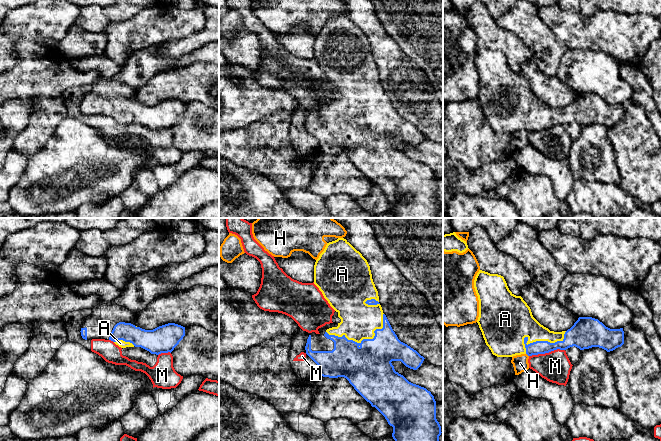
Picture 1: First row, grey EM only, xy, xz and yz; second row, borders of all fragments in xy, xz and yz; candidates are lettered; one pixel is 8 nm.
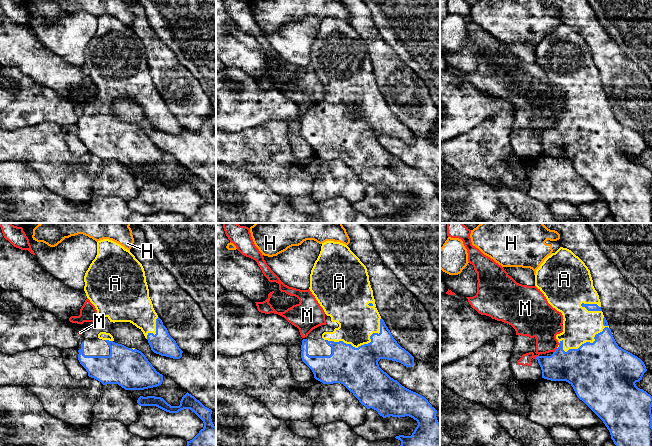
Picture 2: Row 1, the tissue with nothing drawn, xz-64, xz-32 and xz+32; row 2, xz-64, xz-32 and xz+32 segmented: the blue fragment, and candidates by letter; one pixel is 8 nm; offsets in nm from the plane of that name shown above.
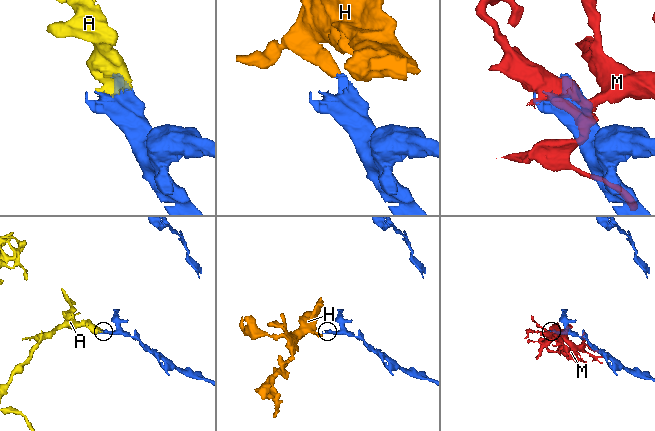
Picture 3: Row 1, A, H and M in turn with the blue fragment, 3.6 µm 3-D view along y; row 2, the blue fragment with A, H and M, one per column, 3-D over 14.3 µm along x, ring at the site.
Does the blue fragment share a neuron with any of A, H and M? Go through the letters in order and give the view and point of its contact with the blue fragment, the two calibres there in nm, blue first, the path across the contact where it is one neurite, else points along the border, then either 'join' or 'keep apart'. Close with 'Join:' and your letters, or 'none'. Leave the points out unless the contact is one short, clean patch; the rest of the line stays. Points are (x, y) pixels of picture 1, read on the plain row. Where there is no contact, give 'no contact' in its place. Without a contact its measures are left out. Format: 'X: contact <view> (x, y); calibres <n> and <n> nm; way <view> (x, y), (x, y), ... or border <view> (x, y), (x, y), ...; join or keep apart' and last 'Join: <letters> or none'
A: contact xz (363, 115); calibres 380 and 300 nm; join
H: contact yz (527, 130); calibres 110 and 130 nm; border yz (526, 129), (528, 132); keep apart
M: contact yz (546, 128); calibres 140 and 260 nm; keep apart
Join: A

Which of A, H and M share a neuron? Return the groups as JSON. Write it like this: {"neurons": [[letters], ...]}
{"neurons": [["A"], ["H"], ["M"]]}

